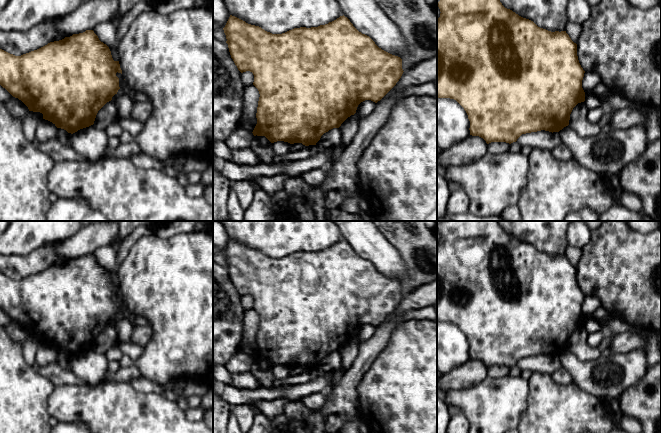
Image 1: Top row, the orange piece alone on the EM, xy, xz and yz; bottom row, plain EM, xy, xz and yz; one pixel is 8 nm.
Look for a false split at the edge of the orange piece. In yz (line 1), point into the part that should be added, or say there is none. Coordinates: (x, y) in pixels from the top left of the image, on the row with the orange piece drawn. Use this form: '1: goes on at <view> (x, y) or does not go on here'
1: does not go on here

